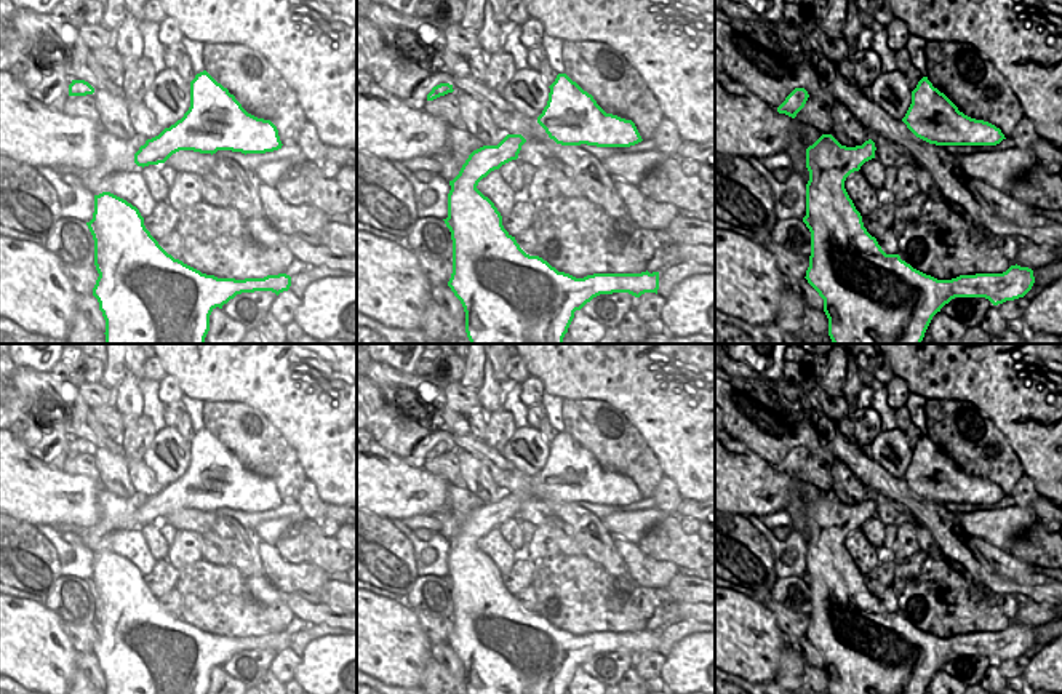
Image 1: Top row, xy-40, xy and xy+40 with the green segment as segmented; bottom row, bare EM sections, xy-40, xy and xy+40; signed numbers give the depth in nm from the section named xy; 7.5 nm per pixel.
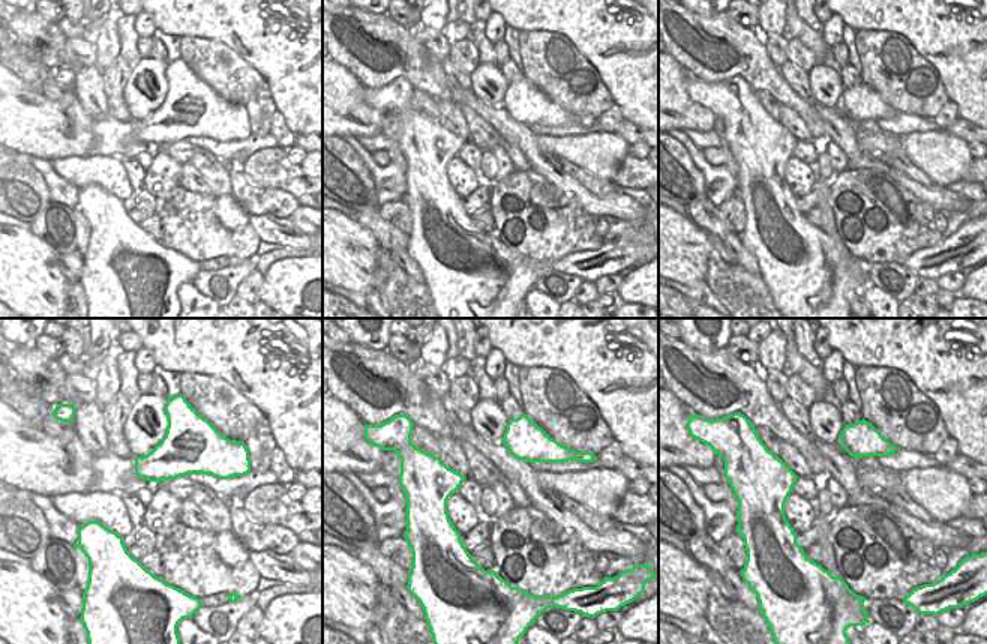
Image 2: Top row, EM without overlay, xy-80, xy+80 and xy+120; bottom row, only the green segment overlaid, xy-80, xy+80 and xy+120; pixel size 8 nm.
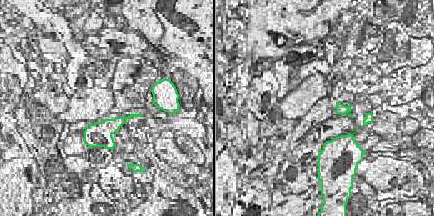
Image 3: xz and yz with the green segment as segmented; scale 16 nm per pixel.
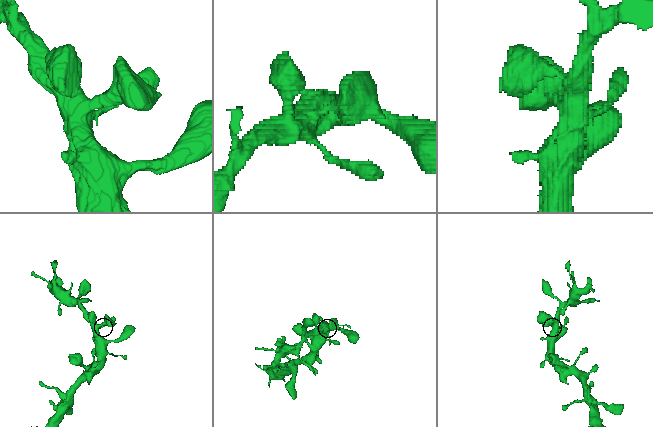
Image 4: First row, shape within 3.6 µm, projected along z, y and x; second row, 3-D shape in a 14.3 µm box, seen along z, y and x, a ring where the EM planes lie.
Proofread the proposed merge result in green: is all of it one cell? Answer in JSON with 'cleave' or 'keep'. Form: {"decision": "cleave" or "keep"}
{"decision": "keep"}

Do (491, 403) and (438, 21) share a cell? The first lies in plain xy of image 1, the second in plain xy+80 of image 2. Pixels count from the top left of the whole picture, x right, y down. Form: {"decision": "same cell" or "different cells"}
{"decision": "different cells"}

